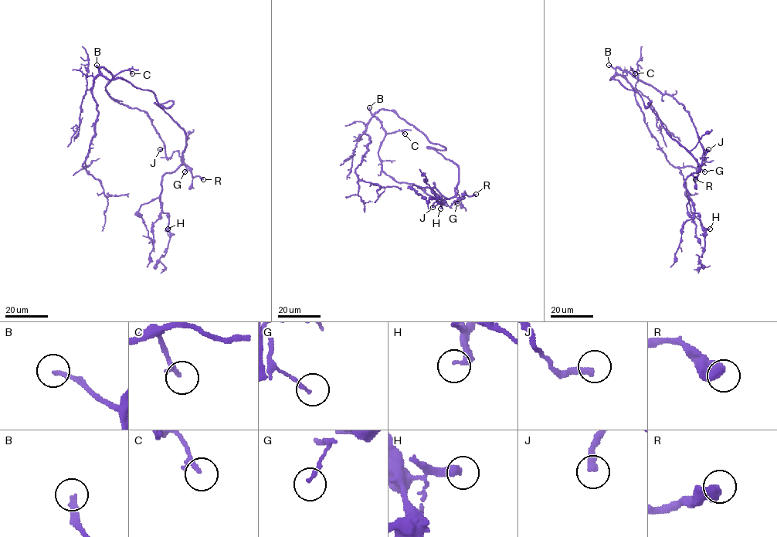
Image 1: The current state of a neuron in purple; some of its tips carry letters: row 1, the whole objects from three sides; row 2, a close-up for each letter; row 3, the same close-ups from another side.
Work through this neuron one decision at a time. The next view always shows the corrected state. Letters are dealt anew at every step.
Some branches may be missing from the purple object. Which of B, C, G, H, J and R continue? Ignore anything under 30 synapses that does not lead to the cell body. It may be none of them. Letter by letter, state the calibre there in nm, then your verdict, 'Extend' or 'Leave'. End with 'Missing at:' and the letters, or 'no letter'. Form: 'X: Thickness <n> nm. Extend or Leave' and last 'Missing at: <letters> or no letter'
B: Thickness 200 nm. Extend
C: Thickness 200 nm. Leave
G: Thickness 140 nm. Leave
H: Thickness 280 nm. Leave
J: Thickness 320 nm. Leave
R: Thickness 550 nm. Extend
Missing at: B, R

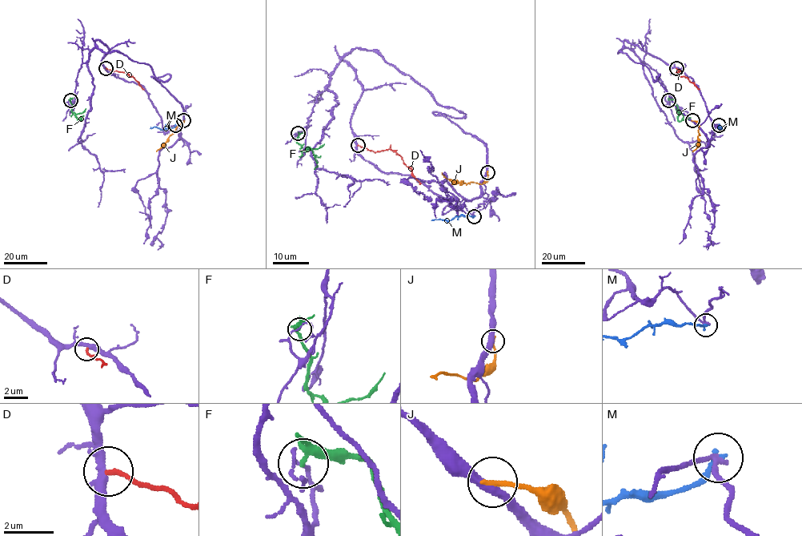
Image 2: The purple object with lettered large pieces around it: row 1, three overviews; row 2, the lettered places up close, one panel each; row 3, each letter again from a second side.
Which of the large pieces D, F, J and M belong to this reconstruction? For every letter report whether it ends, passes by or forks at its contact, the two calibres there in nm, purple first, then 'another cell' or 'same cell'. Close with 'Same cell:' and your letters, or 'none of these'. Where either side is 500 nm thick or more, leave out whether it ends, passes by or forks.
D: it ends there; 360 nm thick on the purple side, 190 nm on the other; another cell
F: it passes by; 100 nm thick on the purple side, 240 nm on the other; another cell
J: it ends there; 400 nm thick on the purple side, 240 nm on the other; another cell
M: it ends there; 150 nm thick on the purple side, 240 nm on the other; another cell
Same cell: none of these

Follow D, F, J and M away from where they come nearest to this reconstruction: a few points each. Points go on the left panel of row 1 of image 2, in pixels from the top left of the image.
D: (106, 68), (126, 73), (144, 89)
F: (70, 100), (71, 110), (78, 121), (82, 119), (80, 117)
J: (183, 121), (156, 151)
M: (175, 125), (161, 129), (150, 126)

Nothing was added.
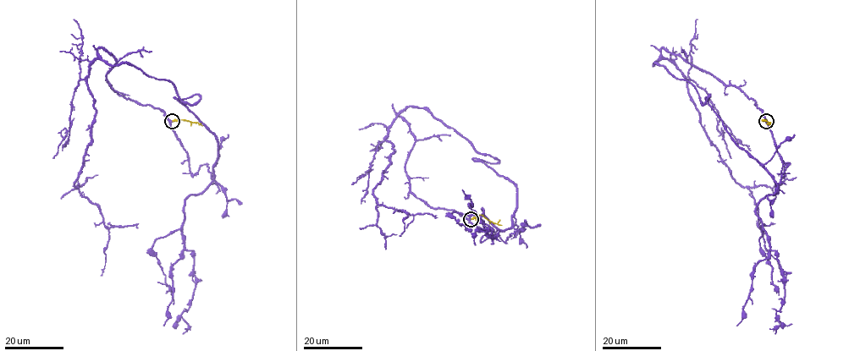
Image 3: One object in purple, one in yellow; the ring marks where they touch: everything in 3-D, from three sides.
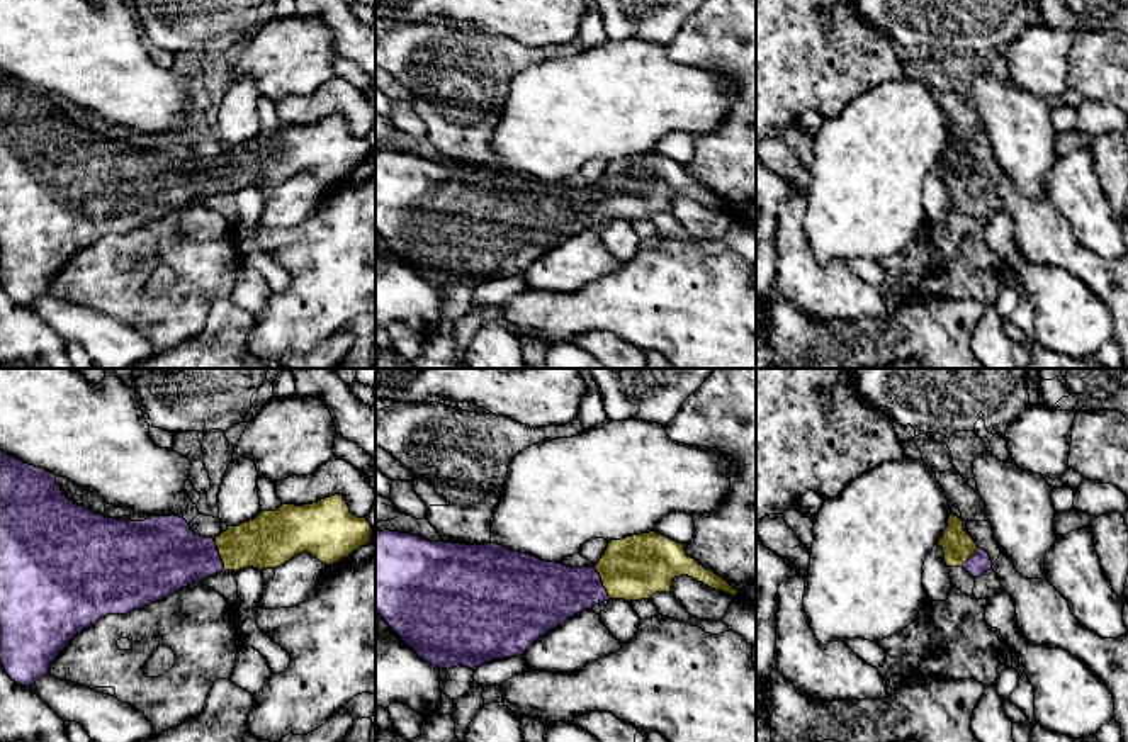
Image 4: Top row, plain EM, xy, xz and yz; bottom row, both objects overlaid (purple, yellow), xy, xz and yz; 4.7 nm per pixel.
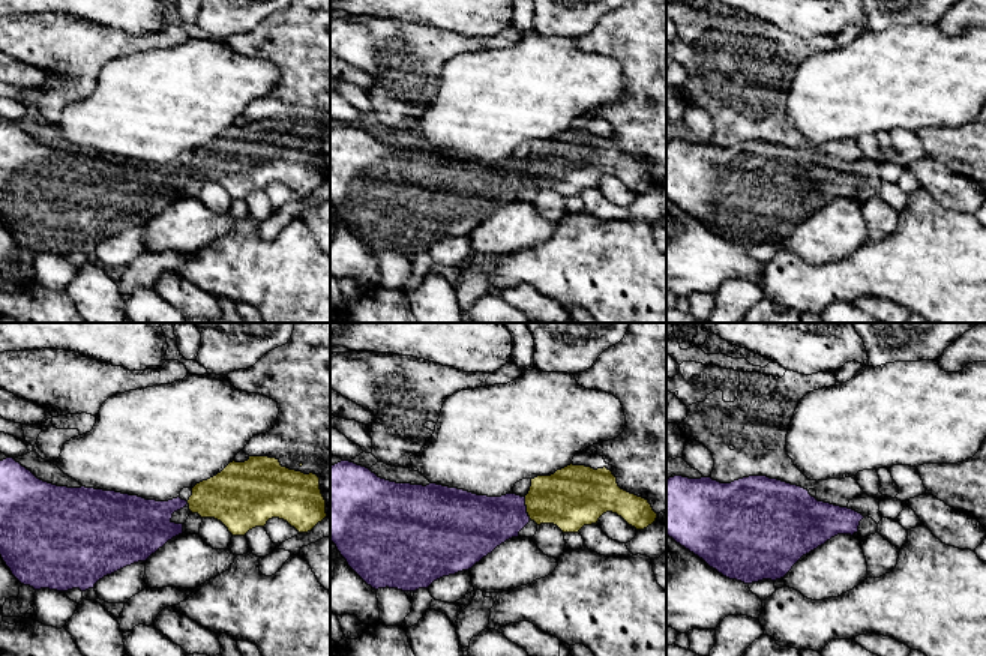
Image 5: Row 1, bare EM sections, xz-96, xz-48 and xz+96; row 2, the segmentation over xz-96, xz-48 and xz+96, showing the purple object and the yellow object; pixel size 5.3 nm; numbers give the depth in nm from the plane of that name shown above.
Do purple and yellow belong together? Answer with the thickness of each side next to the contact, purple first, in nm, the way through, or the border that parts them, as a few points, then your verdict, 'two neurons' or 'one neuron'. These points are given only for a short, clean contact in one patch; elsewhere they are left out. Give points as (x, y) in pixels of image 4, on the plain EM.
340/260 nm | across xy (165, 175), (218, 174), (267, 162) | one neuron

